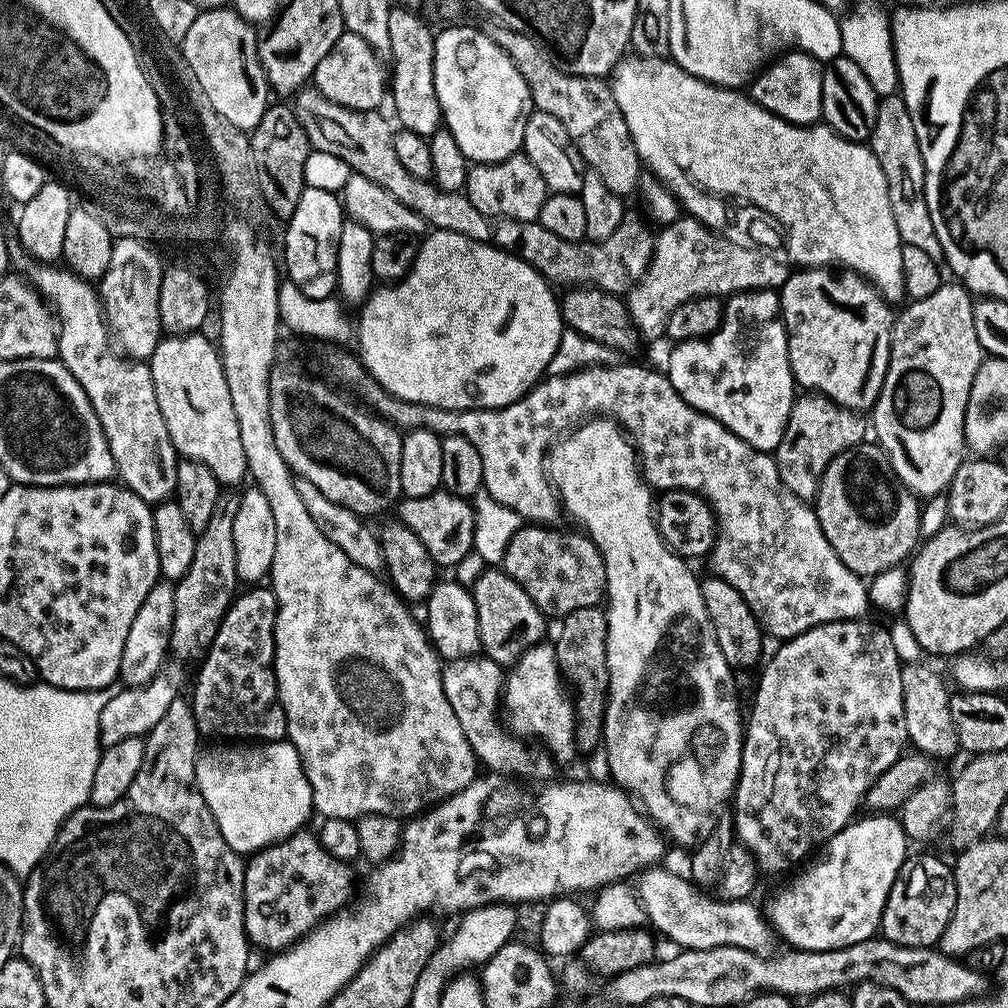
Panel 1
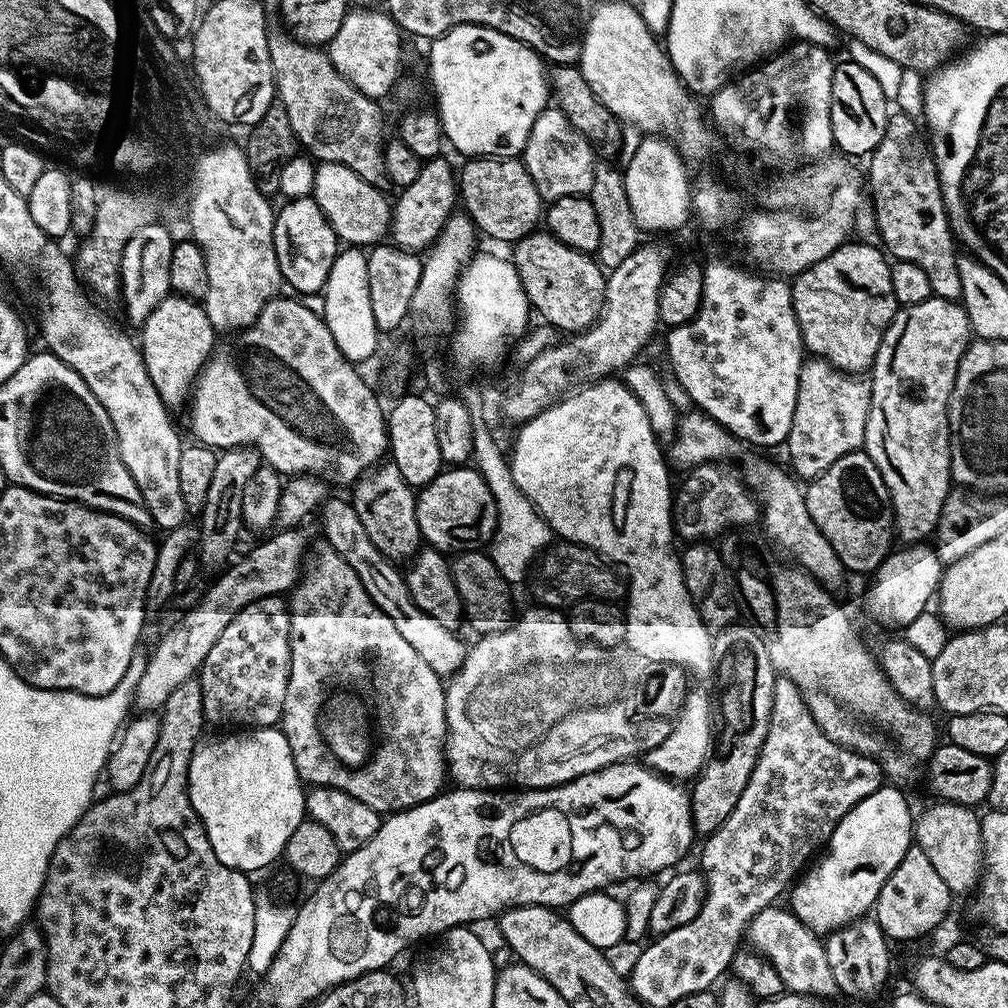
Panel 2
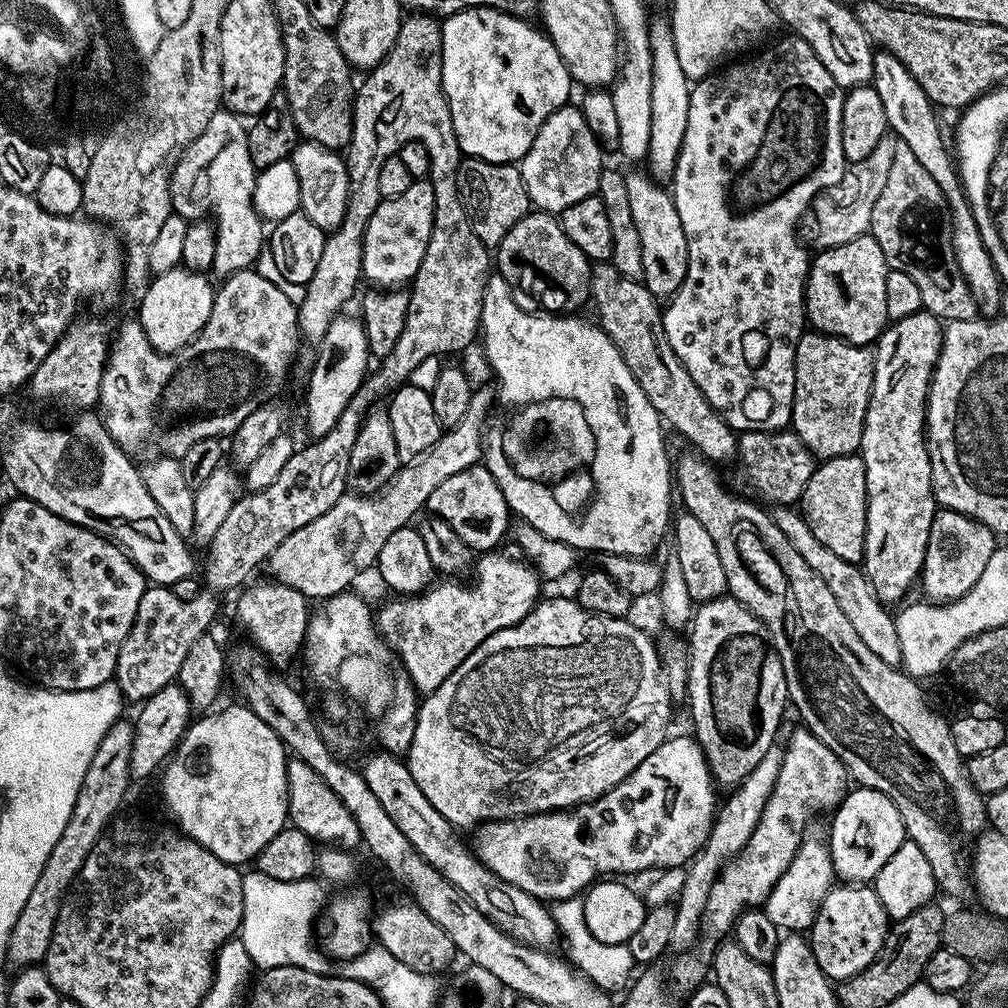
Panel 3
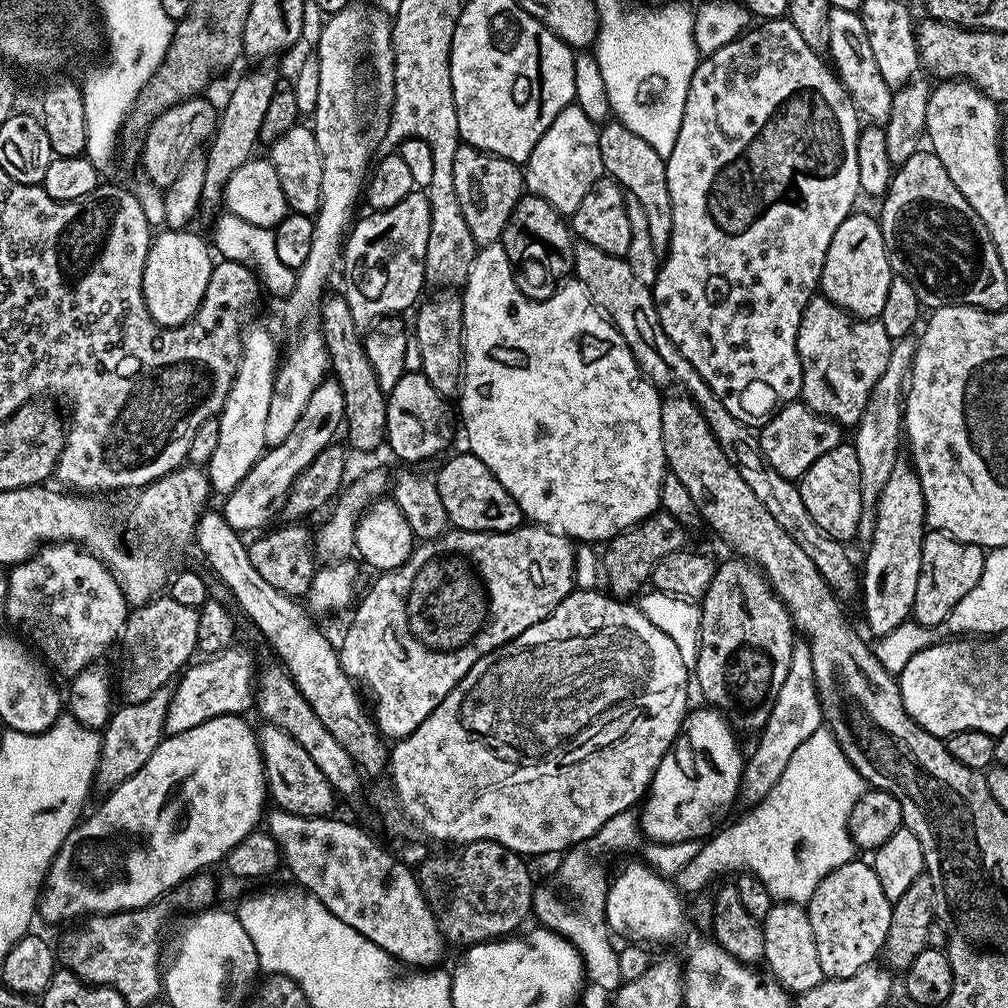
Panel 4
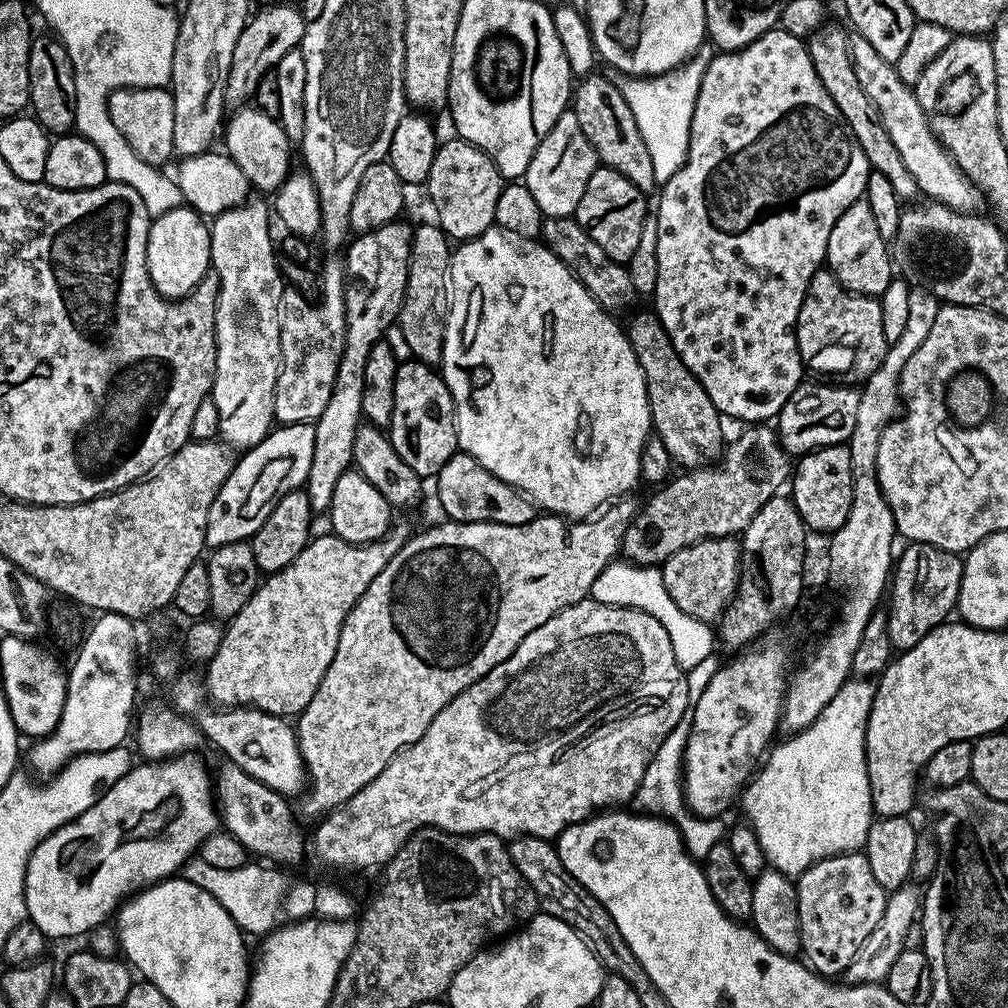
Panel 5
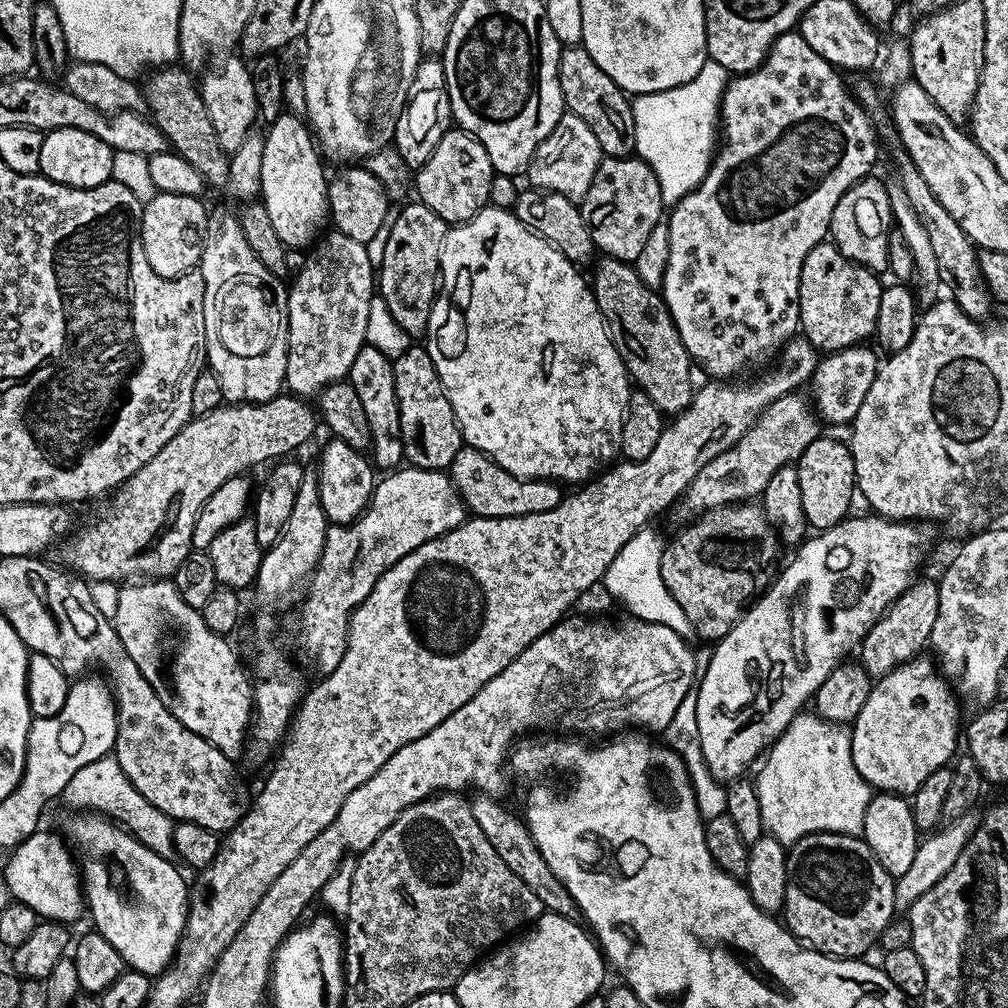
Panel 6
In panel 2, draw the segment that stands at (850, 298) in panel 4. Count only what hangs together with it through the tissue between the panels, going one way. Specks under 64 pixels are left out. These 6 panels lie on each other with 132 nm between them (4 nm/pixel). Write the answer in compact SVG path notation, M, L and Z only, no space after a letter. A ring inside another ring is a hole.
M852 243L841 244L838 250L834 250L834 254L822 258L822 262L810 266L791 281L792 305L804 347L813 357L828 360L844 372L864 374L876 360L878 346L890 322L896 317L898 305L894 298L892 264L886 259L885 253L872 244Z

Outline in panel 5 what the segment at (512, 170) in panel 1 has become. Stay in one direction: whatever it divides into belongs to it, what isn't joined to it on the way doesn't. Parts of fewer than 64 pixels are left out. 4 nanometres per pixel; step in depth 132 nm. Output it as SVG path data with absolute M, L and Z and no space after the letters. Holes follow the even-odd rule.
M451 139L437 147L426 189L436 211L435 223L440 225L449 241L463 242L478 238L487 228L495 225L494 209L498 206L498 194L503 190L505 181L481 148L468 140Z

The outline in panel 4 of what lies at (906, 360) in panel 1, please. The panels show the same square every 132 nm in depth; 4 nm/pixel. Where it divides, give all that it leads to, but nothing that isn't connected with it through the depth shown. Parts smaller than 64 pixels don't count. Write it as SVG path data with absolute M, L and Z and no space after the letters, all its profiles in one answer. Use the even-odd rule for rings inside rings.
M898 462L890 470L890 478L882 486L874 505L872 534L867 541L868 553L864 556L864 574L859 577L859 591L864 594L864 620L879 638L909 623L914 606L914 593L918 590L924 522L924 499L916 469Z

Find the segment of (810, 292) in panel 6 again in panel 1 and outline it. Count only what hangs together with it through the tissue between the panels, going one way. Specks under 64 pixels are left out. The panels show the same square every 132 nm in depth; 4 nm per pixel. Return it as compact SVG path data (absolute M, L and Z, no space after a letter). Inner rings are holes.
M800 394L793 399L792 409L788 415L788 425L782 434L782 442L778 442L774 459L778 466L778 474L781 482L794 494L799 500L805 502L815 501L816 492L820 489L820 479L830 462L838 454L842 454L846 449L853 448L854 445L861 443L865 439L864 435L869 435L870 424L861 413L850 410L838 402L834 402L828 396L819 394Z

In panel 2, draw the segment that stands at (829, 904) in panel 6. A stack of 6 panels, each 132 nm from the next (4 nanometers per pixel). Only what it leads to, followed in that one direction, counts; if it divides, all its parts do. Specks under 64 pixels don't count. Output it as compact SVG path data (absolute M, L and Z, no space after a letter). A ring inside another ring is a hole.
M872 918L858 919L852 924L842 926L836 932L827 933L824 940L826 962L830 962L830 971L834 973L837 989L848 996L878 995L888 980L888 971L892 968L888 947L888 937Z

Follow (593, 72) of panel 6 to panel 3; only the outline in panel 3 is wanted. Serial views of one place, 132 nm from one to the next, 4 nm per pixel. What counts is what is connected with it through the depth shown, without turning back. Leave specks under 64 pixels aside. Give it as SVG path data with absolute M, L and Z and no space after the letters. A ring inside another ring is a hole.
M647 171L628 172L625 175L626 194L630 194L630 210L634 217L634 227L638 229L638 238L642 238L642 274L646 290L657 302L667 302L672 295L682 286L686 278L686 266L688 265L688 247L686 246L686 230L682 230L682 218L678 218L676 203L672 200L671 191L664 188L663 183L657 182Z

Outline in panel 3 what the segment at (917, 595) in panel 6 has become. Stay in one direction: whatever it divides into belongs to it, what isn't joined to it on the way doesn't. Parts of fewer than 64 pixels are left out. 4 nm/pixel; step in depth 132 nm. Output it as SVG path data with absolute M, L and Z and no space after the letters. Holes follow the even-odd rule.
M940 508L930 526L926 554L922 569L922 584L929 601L947 602L962 598L982 576L990 556L998 547L997 533L991 532L982 522L949 508Z

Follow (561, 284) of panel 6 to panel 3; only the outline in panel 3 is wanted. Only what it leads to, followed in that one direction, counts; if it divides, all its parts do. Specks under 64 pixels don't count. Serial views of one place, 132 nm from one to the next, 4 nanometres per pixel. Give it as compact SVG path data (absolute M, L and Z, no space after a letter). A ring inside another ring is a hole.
M499 274L489 275L487 284L485 286L484 301L482 302L482 312L480 327L482 329L482 342L484 338L484 356L488 359L488 364L492 367L492 372L496 375L496 380L500 383L500 392L498 388L498 408L500 404L500 421L496 425L489 427L486 432L486 439L484 441L484 455L482 457L483 463L490 470L492 477L498 482L498 486L502 490L502 494L506 498L509 509L513 513L516 512L520 515L519 519L528 523L530 526L534 526L534 530L538 530L542 534L546 534L546 538L551 540L556 539L558 542L566 542L577 550L583 550L583 548L593 548L594 551L600 552L599 554L607 554L609 556L638 556L641 558L648 558L653 555L652 551L660 544L660 539L665 539L666 533L670 528L670 515L668 511L672 508L672 496L674 500L674 468L670 463L668 464L668 452L664 449L664 432L662 427L662 421L658 413L654 410L654 406L650 406L650 402L646 398L646 394L642 394L642 386L638 386L638 382L634 378L634 374L630 374L630 370L626 366L626 362L622 358L622 354L614 346L612 339L605 334L603 328L599 323L593 322L592 324L588 320L583 320L580 314L537 314L534 312L526 312L523 308L519 308L514 301L512 301L512 293L508 290L508 284L500 277Z

